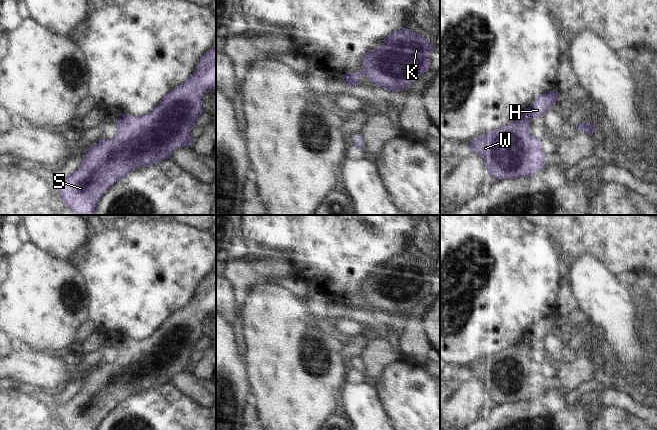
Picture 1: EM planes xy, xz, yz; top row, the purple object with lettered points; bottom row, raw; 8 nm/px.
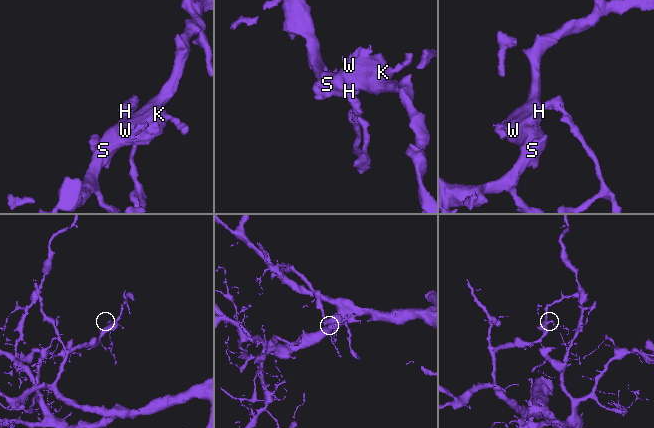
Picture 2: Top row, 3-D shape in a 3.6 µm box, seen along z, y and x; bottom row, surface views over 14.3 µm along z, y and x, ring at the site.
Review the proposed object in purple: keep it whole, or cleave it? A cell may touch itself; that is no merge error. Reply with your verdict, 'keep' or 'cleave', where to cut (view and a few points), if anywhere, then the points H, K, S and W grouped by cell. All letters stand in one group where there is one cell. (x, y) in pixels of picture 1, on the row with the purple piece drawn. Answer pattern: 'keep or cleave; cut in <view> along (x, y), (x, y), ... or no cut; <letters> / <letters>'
cleave; cut in xz along (345, 73), (355, 82); H / K S W

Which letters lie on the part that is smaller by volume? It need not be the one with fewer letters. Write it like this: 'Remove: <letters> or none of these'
Remove: H

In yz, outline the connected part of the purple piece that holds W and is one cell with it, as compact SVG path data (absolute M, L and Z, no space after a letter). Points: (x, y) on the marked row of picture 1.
M521 116L516 121L492 130L471 141L468 147L469 154L472 155L474 151L475 155L483 158L489 174L496 180L505 178L515 179L538 173L546 167L544 162L546 154L540 147L540 140L529 133L531 126L530 120L525 116Z

